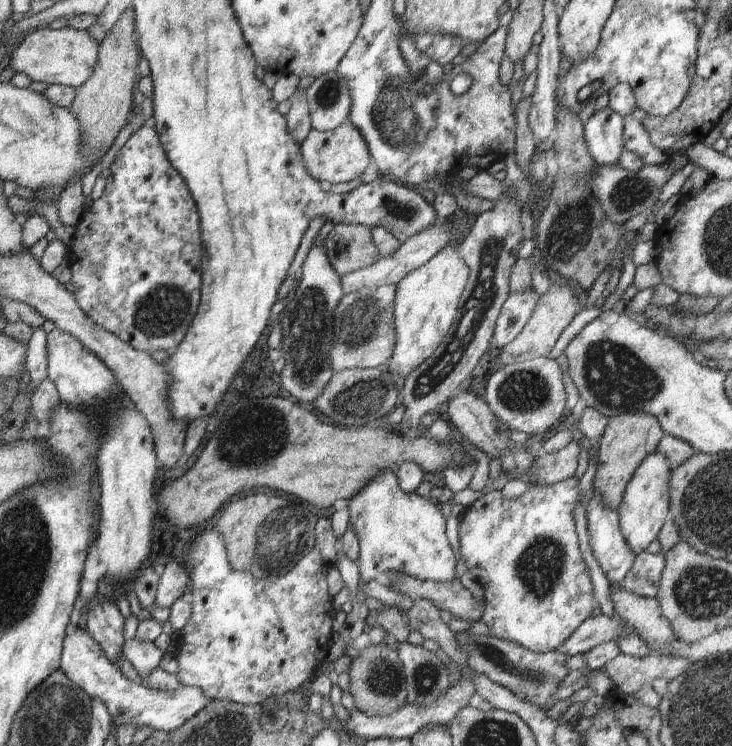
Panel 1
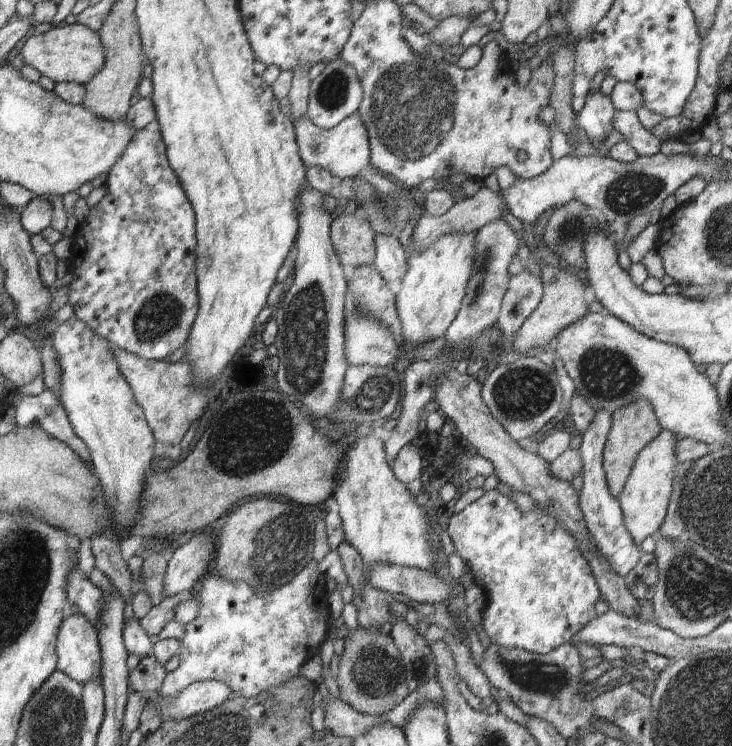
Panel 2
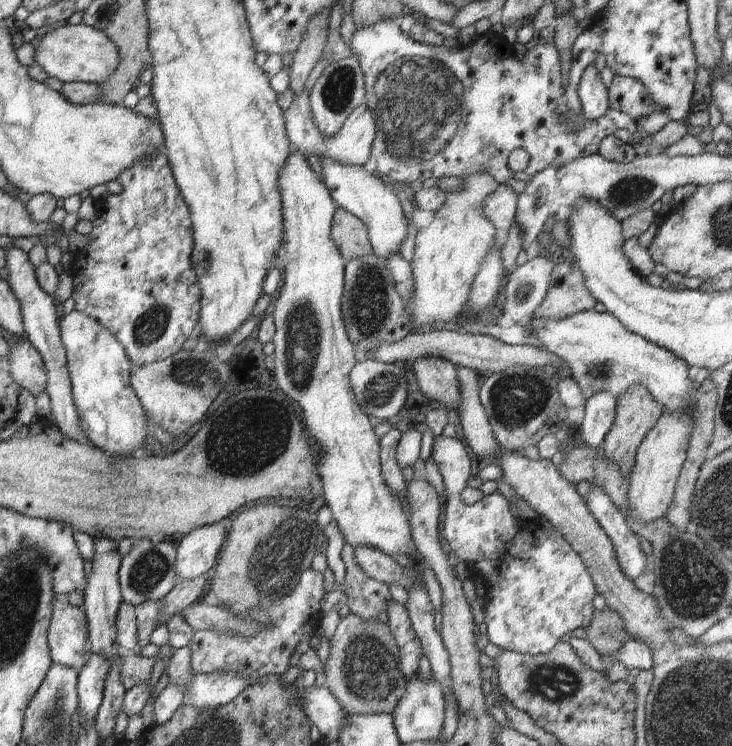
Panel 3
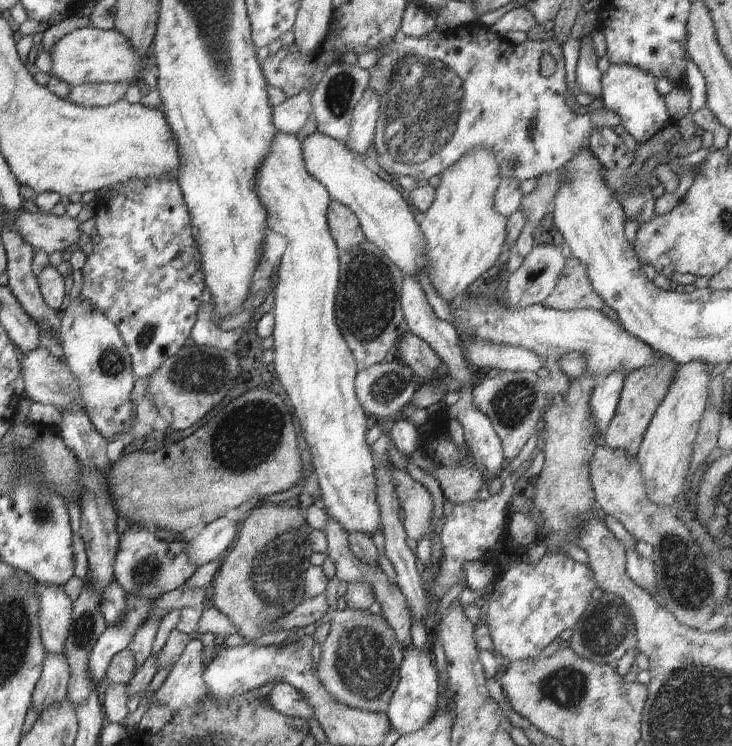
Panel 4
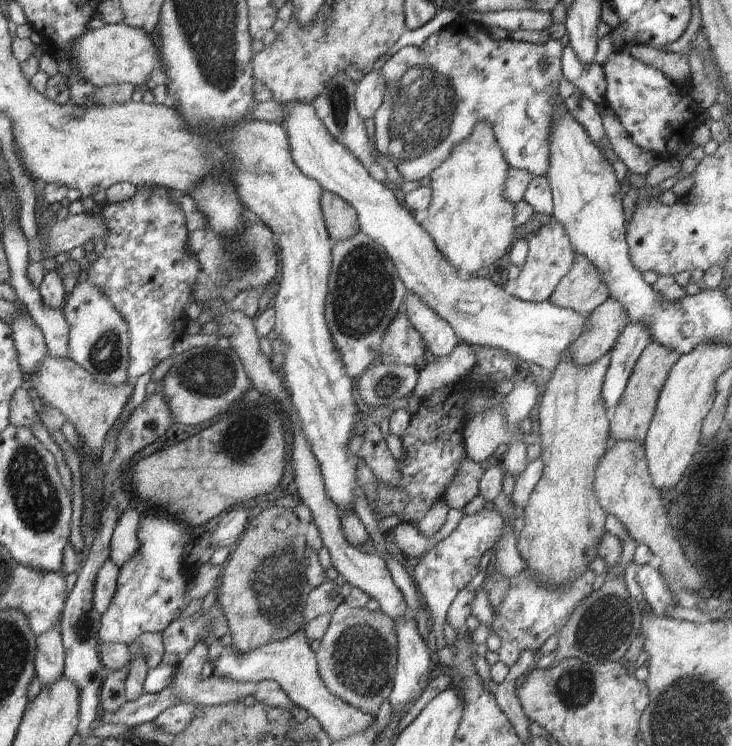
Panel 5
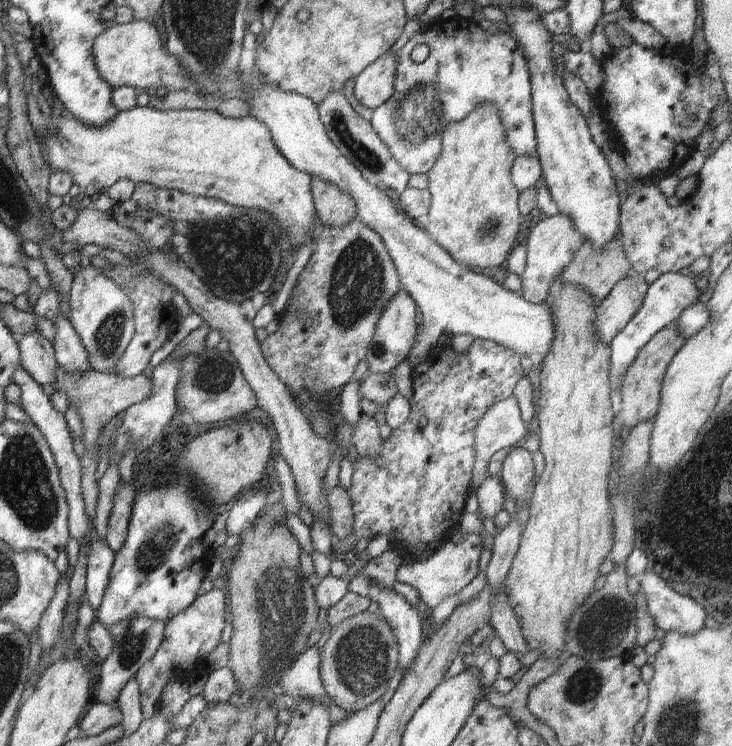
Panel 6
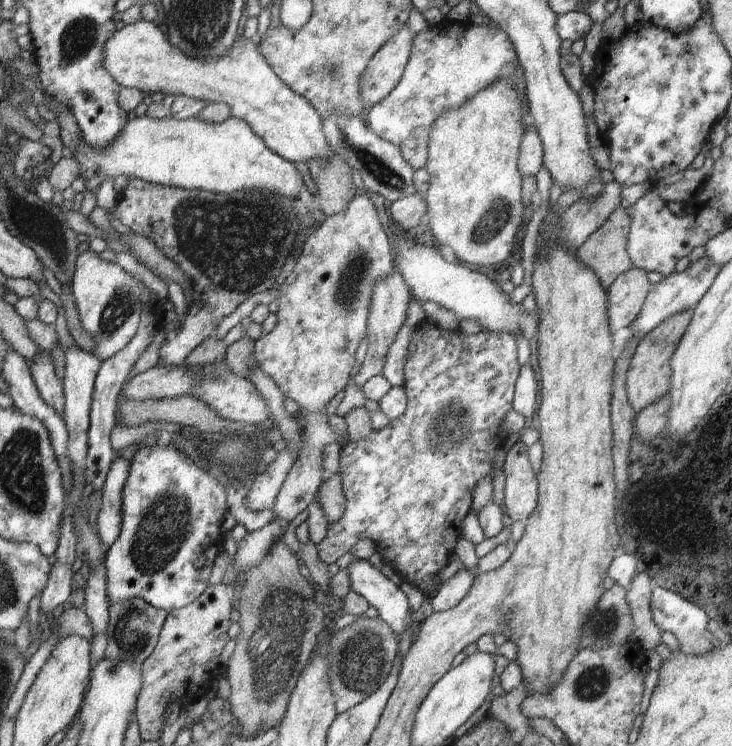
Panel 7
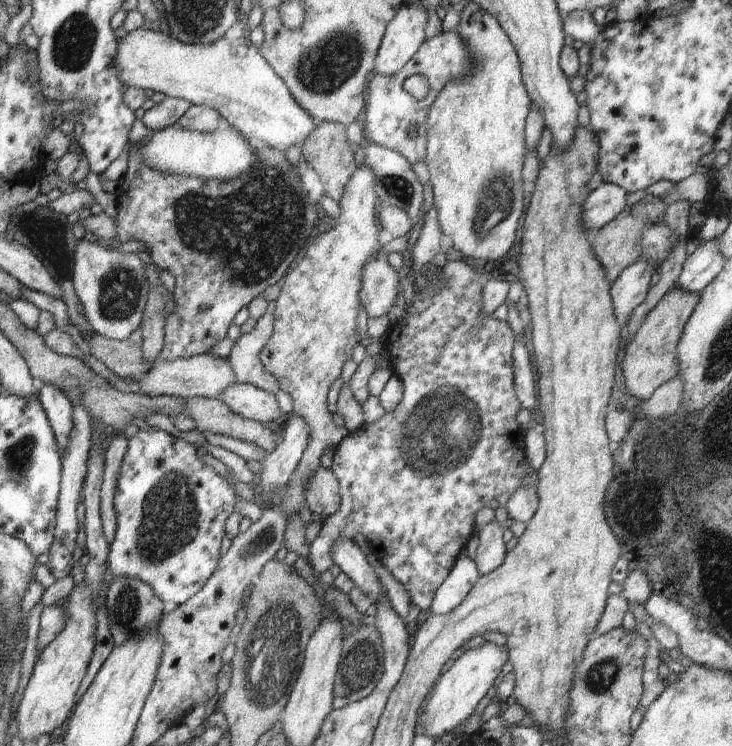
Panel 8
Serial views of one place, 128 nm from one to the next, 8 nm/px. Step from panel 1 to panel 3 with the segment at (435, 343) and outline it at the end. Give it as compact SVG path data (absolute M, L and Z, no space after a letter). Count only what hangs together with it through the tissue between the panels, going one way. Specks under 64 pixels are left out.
M483 172L472 173L463 178L460 192L446 193L444 204L434 213L433 222L426 228L418 229L415 240L415 254L412 260L415 291L411 301L406 302L414 329L433 322L450 322L460 314L469 300L469 292L476 275L480 272L484 257L495 248L497 228L487 219L483 209L484 199L498 188L499 182Z

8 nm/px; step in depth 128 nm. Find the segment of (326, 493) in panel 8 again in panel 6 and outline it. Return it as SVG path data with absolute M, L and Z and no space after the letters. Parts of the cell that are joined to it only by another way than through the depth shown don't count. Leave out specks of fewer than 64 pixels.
M340 484L327 494L329 504L329 527L338 539L346 538L352 532L353 510L347 491Z

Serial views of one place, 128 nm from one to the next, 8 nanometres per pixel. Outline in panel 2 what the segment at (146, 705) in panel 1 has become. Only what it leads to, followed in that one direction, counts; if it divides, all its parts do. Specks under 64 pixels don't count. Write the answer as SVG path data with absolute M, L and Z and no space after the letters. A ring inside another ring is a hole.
M72 613L72 615L62 619L58 629L55 651L58 657L57 669L64 672L72 680L82 686L92 679L101 682L101 652L97 639L97 630L82 613ZM217 680L196 681L190 683L174 699L158 700L162 721L180 720L218 708L225 700L234 698L228 683Z

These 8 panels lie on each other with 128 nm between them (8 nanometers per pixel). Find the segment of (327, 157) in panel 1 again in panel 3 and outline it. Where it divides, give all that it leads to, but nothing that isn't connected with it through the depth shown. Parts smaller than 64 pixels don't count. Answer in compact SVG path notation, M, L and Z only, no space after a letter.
M319 58L319 61L314 65L309 77L306 79L303 91L294 95L289 108L283 112L284 126L294 150L302 153L304 158L307 158L309 154L316 154L320 158L328 157L340 164L364 166L368 156L371 155L372 143L376 132L376 121L372 110L367 107L367 104L357 106L348 115L342 128L334 136L322 134L315 125L312 116L309 105L311 88L316 84L316 81L322 76L323 70L330 63L326 58Z

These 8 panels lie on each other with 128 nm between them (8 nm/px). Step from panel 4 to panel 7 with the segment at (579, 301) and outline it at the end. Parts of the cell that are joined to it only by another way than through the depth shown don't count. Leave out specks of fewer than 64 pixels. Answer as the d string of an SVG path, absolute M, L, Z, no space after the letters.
M622 205L618 207L596 232L593 232L582 246L576 250L576 256L586 267L591 268L600 280L604 290L608 291L611 284L623 272L633 267L632 259L627 253L627 238L631 227L631 218Z

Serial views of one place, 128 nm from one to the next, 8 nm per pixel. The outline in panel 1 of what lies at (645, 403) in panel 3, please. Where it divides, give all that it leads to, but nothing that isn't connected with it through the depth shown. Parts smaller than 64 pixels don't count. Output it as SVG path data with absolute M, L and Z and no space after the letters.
M633 412L609 419L599 440L597 467L593 478L593 489L601 496L605 505L617 510L622 502L626 485L636 468L649 454L657 451L664 435L660 423L650 413Z

